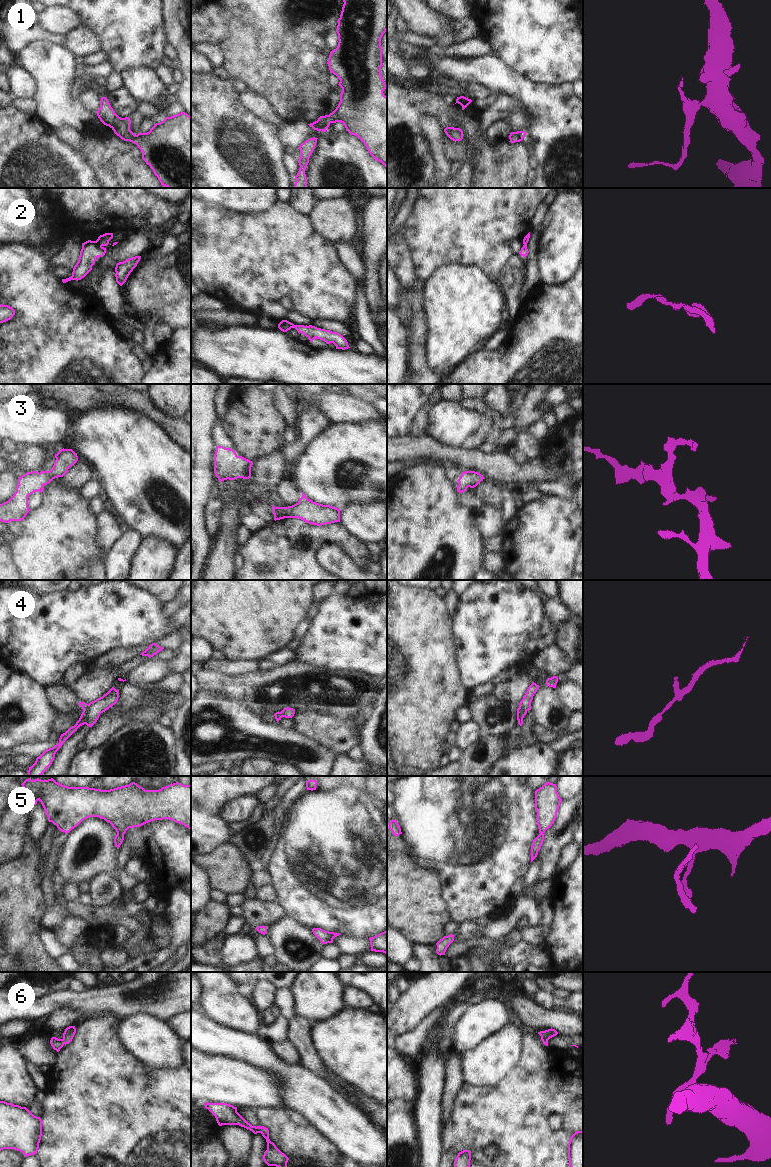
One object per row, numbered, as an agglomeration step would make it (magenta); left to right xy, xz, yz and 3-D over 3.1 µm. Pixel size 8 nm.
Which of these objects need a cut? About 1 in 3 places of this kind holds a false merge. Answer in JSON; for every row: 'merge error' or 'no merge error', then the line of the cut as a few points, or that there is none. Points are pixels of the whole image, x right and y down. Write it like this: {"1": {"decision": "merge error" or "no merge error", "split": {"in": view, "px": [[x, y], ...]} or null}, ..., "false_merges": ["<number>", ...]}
{"1": {"decision": "no merge error", "split": null}, "2": {"decision": "merge error", "split": {"in": "xy", "px": [[95, 241], [101, 246]]}}, "3": {"decision": "no merge error", "split": null}, "4": {"decision": "merge error", "split": {"in": "xy", "px": [[88, 704], [84, 723]]}}, "5": {"decision": "no merge error", "split": null}, "6": {"decision": "no merge error", "split": null}, "false_merges": ["2", "4"]}

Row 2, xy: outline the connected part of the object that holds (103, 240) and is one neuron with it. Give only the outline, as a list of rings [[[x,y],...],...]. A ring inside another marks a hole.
[[[105,233],[103,235],[100,235],[96,242],[100,246],[107,246],[109,244],[109,241],[113,238],[113,233]]]

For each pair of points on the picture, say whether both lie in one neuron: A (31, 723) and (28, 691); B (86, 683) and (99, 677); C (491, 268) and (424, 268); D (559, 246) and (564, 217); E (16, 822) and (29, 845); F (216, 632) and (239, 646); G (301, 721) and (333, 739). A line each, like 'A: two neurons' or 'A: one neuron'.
A: one neuron
B: one neuron
C: one neuron
D: one neuron
E: two neurons
F: one neuron
G: one neuron

